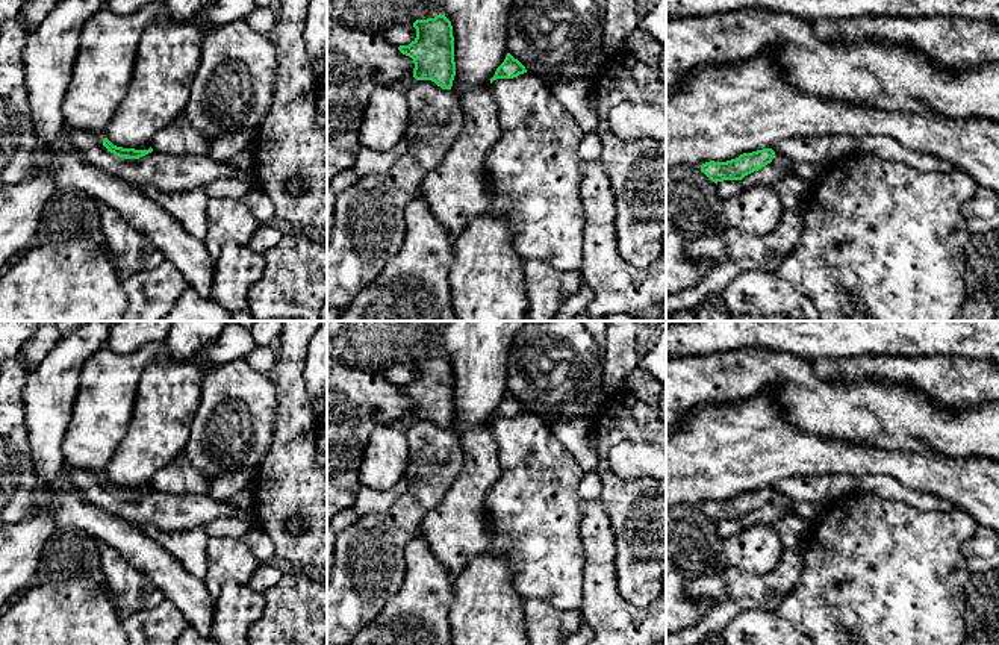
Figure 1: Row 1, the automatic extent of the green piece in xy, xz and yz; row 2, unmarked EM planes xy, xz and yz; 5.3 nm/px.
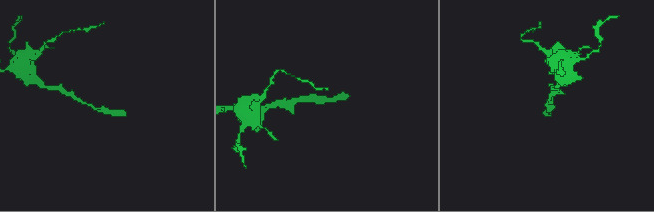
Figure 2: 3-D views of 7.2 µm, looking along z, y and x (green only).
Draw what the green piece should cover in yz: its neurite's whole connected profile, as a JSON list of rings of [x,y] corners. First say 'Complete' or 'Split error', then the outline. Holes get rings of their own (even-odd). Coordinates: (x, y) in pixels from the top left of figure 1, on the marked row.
Complete. [[[763,148],[752,153],[743,153],[727,162],[710,160],[699,167],[701,173],[704,173],[714,183],[724,180],[742,180],[745,176],[770,164],[773,156],[775,151],[772,148]]]

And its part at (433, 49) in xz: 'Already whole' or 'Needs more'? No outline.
Already whole

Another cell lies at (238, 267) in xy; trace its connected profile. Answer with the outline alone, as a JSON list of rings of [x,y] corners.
[[[227,242],[215,260],[215,276],[209,300],[236,313],[248,310],[248,292],[262,277],[265,256],[250,245]]]

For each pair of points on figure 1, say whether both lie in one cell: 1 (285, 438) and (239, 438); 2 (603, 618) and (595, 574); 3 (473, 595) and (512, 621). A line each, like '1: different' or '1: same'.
1: different
2: same
3: same

